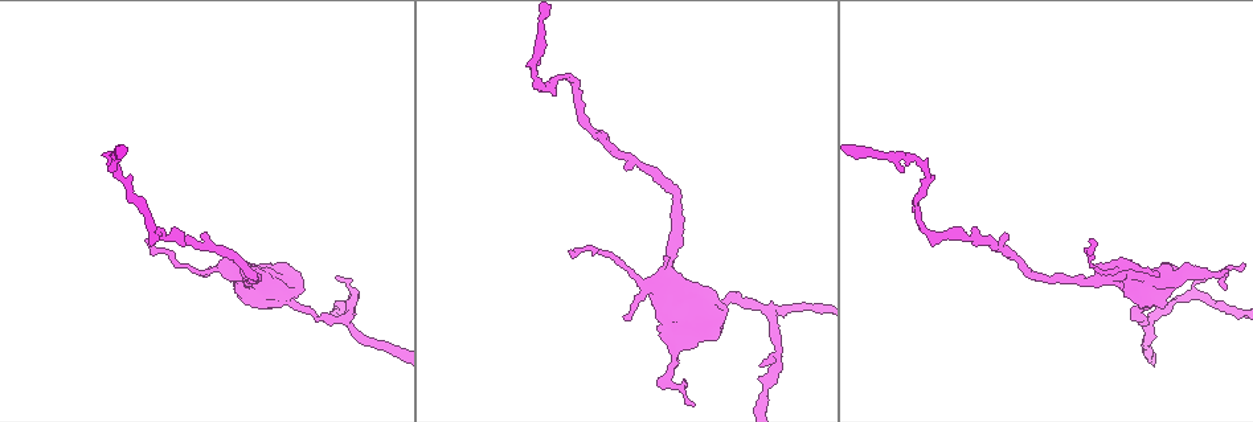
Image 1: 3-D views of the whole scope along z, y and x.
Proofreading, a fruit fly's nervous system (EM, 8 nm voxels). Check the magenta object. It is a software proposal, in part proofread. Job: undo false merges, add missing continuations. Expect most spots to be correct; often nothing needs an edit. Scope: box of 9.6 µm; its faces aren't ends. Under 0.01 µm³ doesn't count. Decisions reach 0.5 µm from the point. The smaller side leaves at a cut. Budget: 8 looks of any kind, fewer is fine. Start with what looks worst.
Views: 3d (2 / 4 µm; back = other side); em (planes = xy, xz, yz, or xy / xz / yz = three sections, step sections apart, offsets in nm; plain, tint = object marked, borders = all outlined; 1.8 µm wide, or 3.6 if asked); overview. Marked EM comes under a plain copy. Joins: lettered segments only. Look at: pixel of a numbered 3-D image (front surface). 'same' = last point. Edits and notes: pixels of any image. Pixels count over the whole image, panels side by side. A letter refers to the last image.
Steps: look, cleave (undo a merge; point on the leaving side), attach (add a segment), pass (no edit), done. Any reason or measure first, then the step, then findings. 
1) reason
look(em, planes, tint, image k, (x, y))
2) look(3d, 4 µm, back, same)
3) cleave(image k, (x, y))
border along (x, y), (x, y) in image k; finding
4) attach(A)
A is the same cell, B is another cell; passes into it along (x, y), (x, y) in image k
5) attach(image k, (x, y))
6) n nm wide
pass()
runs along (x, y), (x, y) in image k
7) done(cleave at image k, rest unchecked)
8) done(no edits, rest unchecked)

thin end
look(3d, 2 µm, back, image 1, (147, 239))

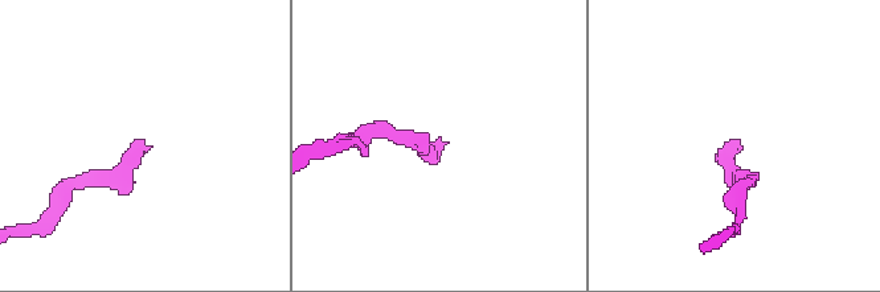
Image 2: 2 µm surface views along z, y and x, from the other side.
need the tissue
look(em, xz, step 8, tint, image 2, (439, 138))

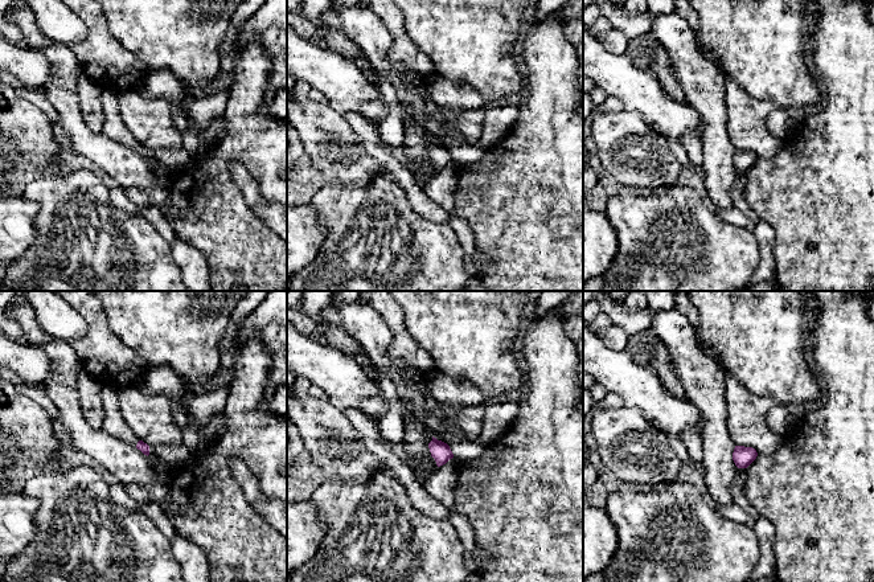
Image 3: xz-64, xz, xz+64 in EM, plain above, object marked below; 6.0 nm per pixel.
look(em, planes, borders, same)

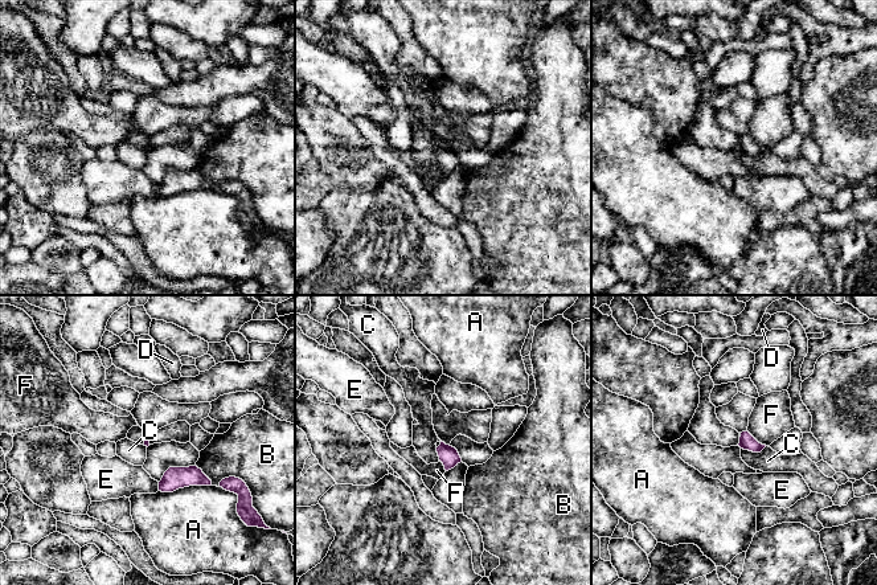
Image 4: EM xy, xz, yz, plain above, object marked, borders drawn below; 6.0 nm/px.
pass()
A, B, C, D, E and F are other cells; border along (766, 446), (759, 451), (741, 449) in image 4; none of them fits

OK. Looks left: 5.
sudden change in width
look(em, 3.6 µm, planes, borders, image 1, (673, 280))

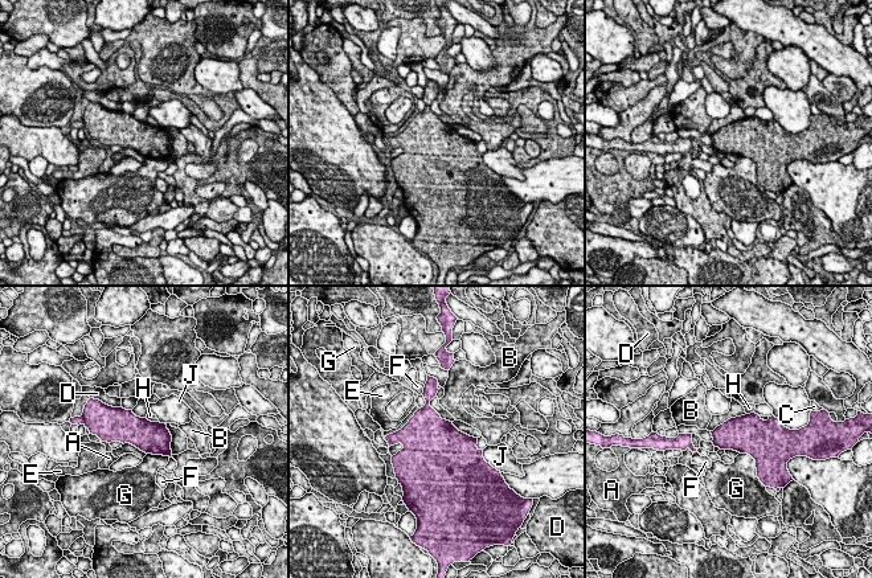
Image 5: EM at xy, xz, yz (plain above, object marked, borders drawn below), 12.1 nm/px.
pass()
A, B, C, D, E, F, G, H and J are other cells; border along (146, 418), (158, 422) in image 5; all the same cell

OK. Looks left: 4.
three-way junction
look(em, planes, tint, image 1, (763, 311))

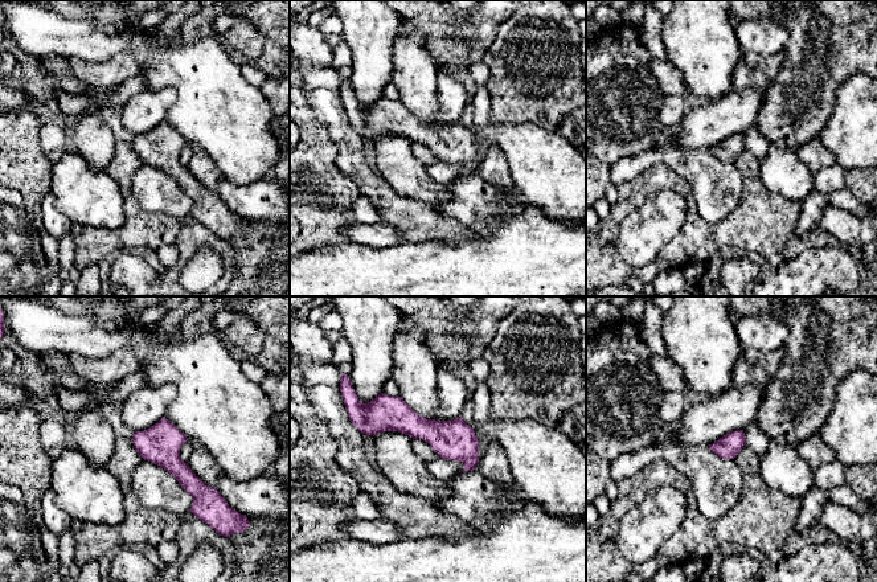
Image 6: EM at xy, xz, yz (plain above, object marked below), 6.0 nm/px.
see the neighbours
look(em, planes, borders, same)

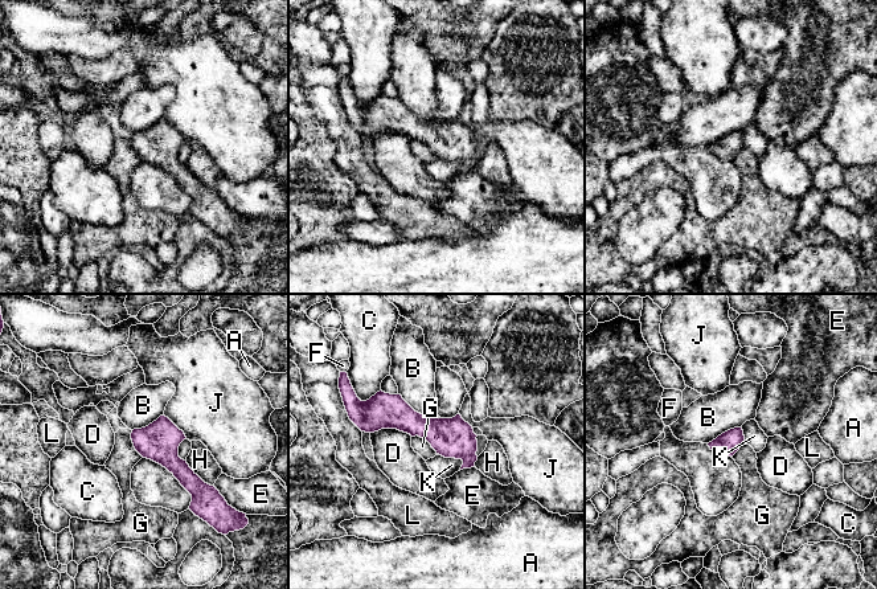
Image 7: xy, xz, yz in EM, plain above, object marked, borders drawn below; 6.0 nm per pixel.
pass()
A, B, C, D, E, F, G, H, J, K and L are other cells; border along (412, 436), (423, 438), (437, 454) in image 7; continuous, no second cell

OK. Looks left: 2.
abrupt turn
look(em, 3.6 µm, planes, borders, image 1, (929, 236))

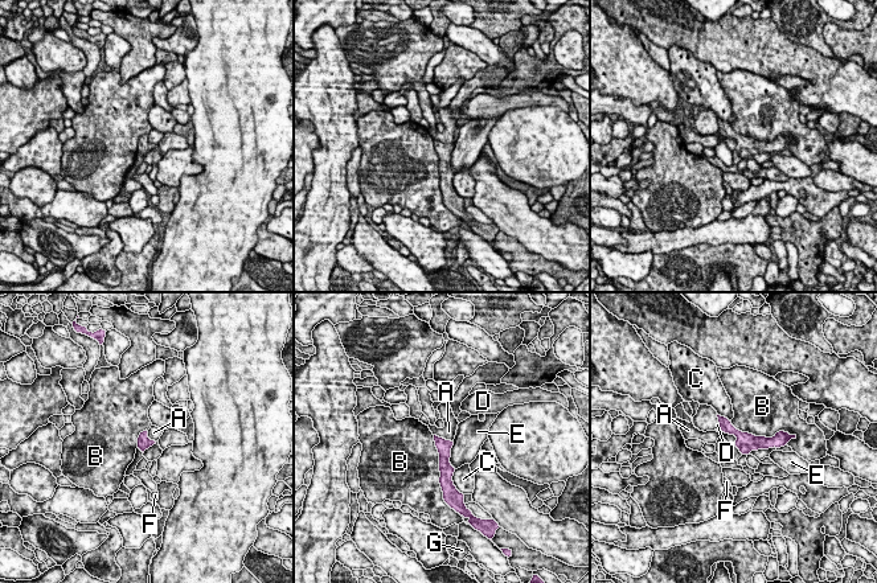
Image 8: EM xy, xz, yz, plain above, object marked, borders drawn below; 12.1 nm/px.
B touches over 700 nm
pass()
A, B, C, D, E, F and G are other cells; runs along (721, 419), (746, 442), (777, 439) in image 8; all the same cell

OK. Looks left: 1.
done(no edits, rest unchecked)

